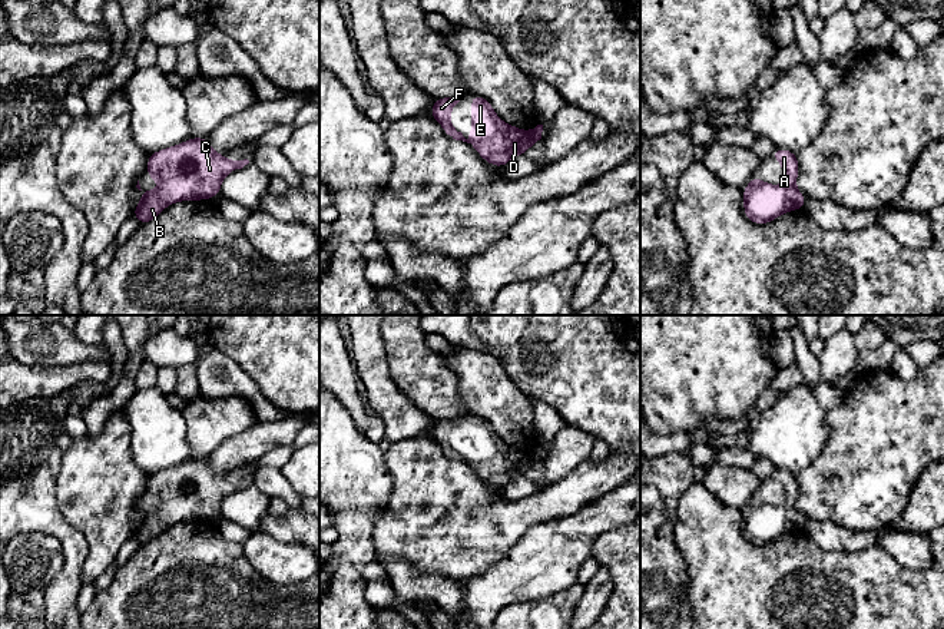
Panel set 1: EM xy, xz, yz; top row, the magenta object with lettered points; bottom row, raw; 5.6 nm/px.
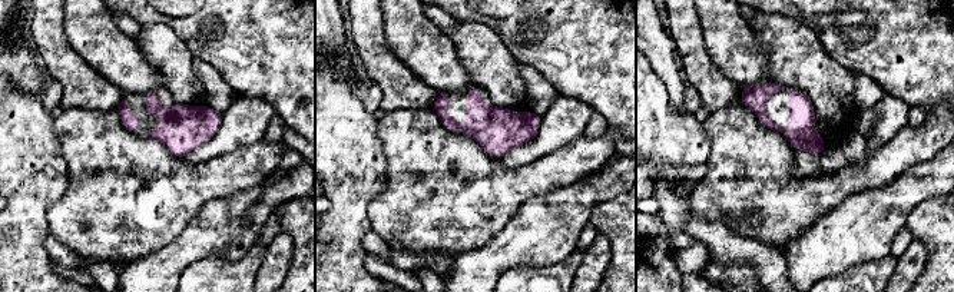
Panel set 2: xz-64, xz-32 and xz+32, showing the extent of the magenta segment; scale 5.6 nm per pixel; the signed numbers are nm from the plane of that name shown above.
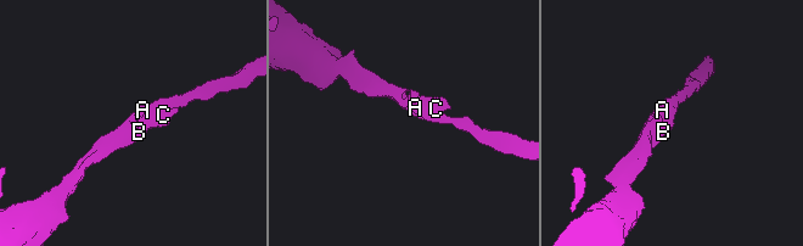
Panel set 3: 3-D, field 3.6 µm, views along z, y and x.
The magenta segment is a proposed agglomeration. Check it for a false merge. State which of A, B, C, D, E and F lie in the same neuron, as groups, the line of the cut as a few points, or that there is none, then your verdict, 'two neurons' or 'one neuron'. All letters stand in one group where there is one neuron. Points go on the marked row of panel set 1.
A B C D E F; no cut; one neuron

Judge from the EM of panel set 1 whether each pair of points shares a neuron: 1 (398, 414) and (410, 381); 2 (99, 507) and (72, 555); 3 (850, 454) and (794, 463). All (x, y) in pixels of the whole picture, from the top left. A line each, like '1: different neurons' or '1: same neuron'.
1: different neurons
2: different neurons
3: different neurons

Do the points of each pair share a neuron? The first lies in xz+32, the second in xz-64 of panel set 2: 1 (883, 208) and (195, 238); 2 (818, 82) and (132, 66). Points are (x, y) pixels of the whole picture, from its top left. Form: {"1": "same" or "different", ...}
{"1": "same", "2": "different"}

